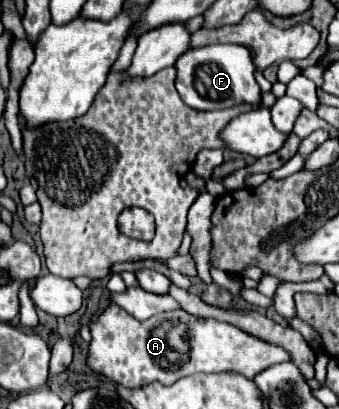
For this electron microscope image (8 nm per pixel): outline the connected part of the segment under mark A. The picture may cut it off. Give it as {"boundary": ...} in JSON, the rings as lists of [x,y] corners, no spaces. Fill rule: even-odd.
{"boundary":[[[109,304],[97,320],[89,322],[89,330],[89,370],[123,384],[125,388],[143,388],[151,382],[169,386],[197,372],[217,374],[227,370],[235,370],[251,380],[261,370],[291,359],[289,352],[281,350],[281,346],[255,338],[233,324],[215,318],[197,318],[181,308],[161,312],[147,320],[137,320],[123,308]]]}

